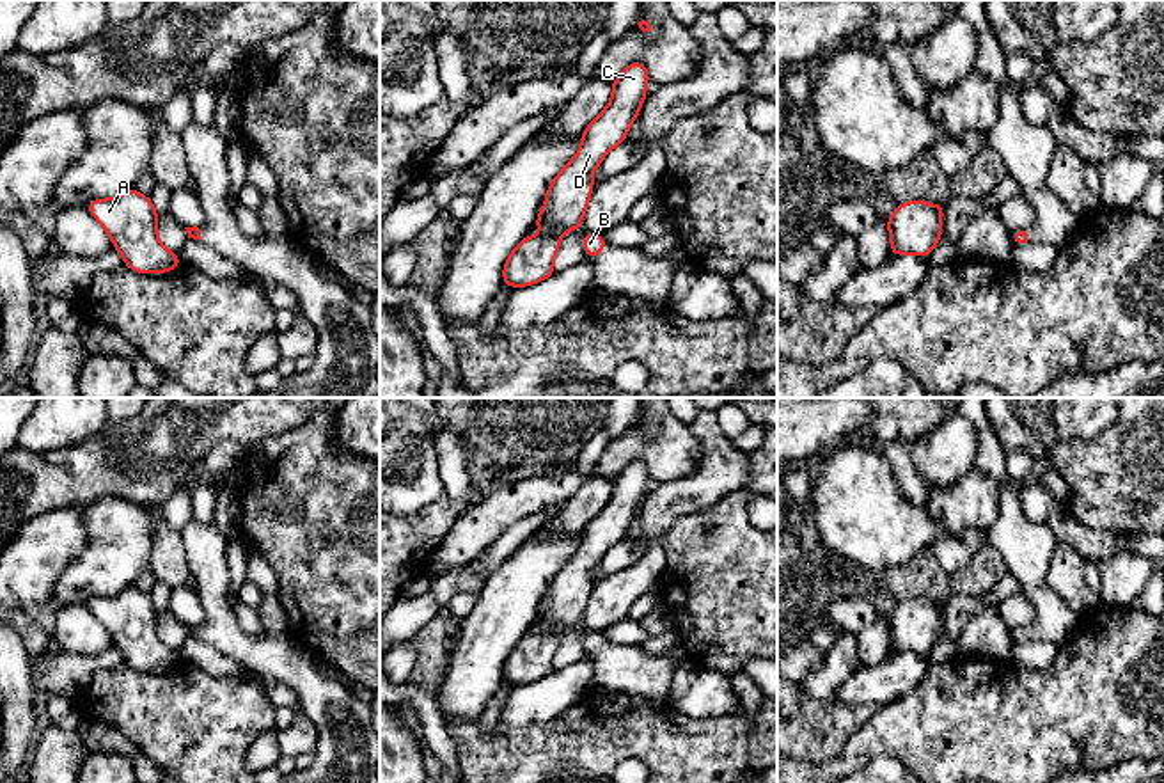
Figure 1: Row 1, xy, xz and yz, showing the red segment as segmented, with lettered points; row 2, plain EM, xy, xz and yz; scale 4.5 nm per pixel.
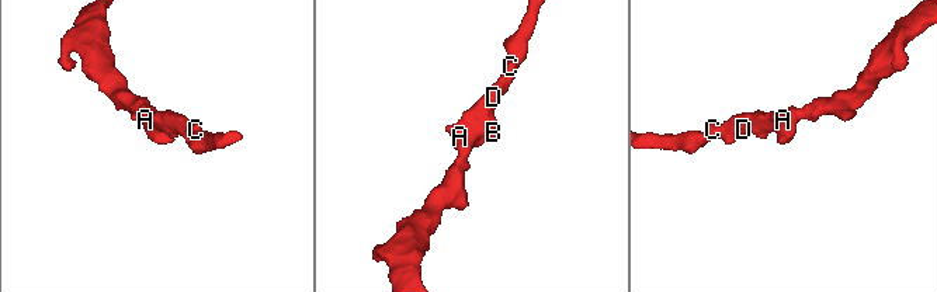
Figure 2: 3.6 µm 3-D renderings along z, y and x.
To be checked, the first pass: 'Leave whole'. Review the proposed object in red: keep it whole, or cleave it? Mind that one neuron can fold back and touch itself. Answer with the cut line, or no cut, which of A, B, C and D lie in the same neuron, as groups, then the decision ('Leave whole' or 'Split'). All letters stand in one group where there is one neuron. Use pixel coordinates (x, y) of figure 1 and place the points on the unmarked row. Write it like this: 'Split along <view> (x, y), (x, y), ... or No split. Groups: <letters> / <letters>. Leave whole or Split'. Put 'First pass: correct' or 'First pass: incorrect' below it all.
No split. Groups: A B C D. Leave whole
First pass: correct

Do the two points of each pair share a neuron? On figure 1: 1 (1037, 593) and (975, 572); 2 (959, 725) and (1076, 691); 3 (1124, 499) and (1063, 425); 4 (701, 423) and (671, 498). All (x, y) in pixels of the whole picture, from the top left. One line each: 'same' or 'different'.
1: different
2: same
3: different
4: same

